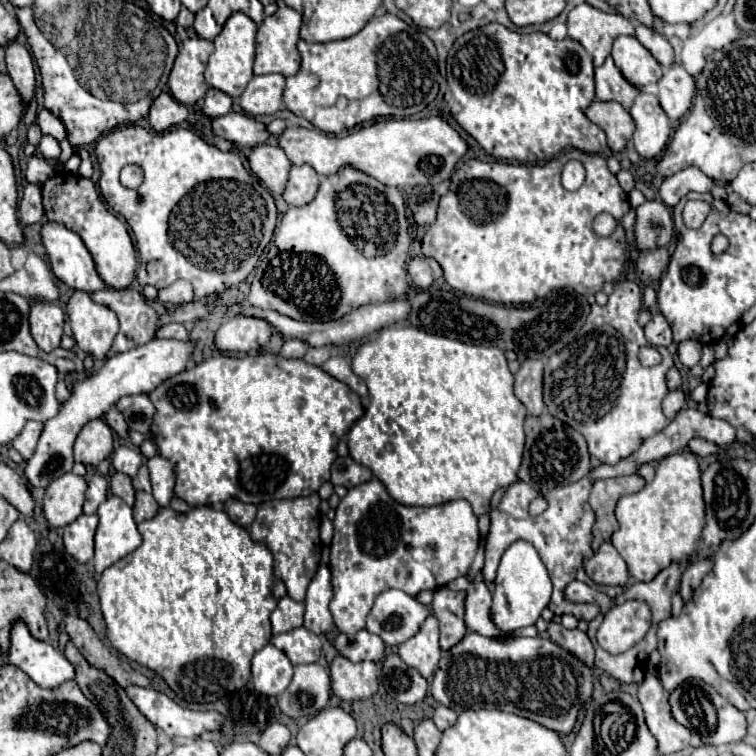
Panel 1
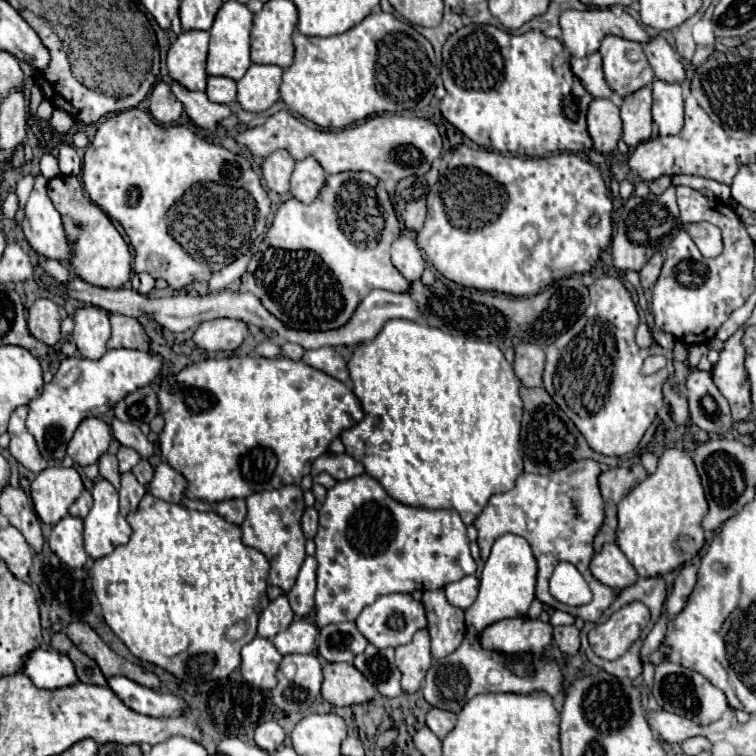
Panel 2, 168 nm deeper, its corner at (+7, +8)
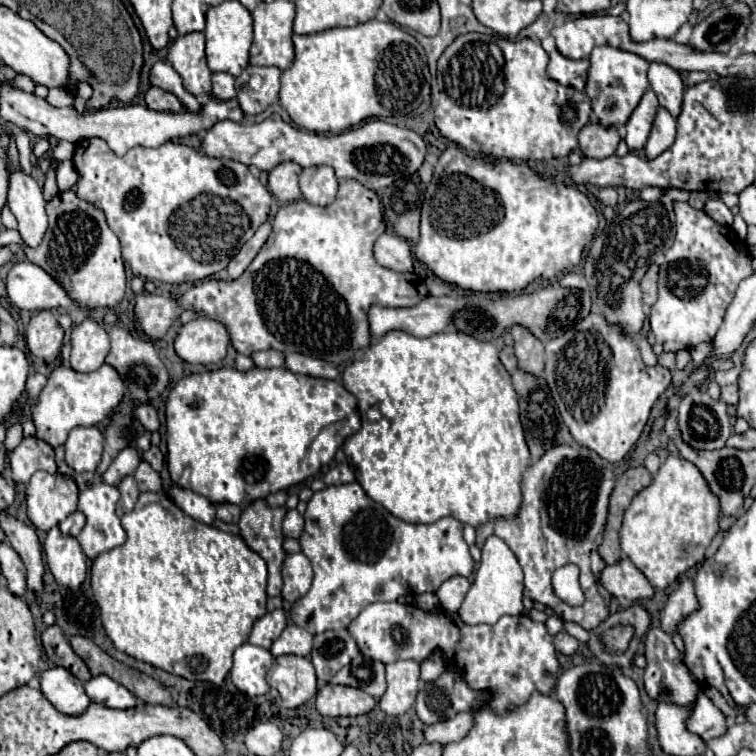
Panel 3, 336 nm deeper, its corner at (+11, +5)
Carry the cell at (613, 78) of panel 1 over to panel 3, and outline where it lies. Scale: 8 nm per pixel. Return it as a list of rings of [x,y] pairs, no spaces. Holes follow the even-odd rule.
[[[552,51],[550,61],[548,61],[548,69],[546,69],[546,77],[558,81],[560,85],[568,85],[578,91],[584,91],[588,65],[590,65],[588,59],[574,61],[574,59],[560,55],[558,51]]]

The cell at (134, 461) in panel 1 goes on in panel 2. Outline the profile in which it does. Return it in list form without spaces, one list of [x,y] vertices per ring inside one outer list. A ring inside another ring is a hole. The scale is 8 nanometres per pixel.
[[[120,446],[116,456],[118,456],[118,462],[120,462],[120,472],[122,474],[130,472],[138,464],[138,460],[140,460],[140,454],[136,450],[132,450],[132,448],[126,448],[126,446]]]

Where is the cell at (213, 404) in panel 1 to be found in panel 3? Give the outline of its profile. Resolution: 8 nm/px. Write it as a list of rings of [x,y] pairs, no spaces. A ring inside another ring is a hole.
[[[224,367],[184,377],[166,401],[168,469],[178,487],[190,489],[212,503],[246,505],[270,493],[298,485],[334,459],[338,447],[360,429],[356,397],[340,381],[314,379],[278,369],[236,371]]]

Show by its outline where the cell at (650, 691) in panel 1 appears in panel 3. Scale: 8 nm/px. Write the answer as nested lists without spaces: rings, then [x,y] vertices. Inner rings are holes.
[[[704,691],[698,695],[694,711],[688,719],[688,729],[696,735],[700,735],[704,741],[710,741],[714,737],[720,737],[726,733],[726,715],[704,695]]]

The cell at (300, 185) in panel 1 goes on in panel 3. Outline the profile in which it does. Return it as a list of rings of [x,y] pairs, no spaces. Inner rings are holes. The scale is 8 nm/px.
[[[328,165],[308,167],[300,175],[300,189],[308,203],[330,205],[338,193],[338,177]]]

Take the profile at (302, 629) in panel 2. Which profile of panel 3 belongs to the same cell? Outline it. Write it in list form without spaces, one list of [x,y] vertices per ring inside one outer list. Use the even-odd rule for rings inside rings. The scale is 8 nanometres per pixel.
[[[288,623],[286,629],[282,631],[282,635],[274,641],[270,653],[274,657],[278,655],[300,655],[300,657],[308,657],[312,649],[312,635],[306,629],[300,629],[294,623]]]

